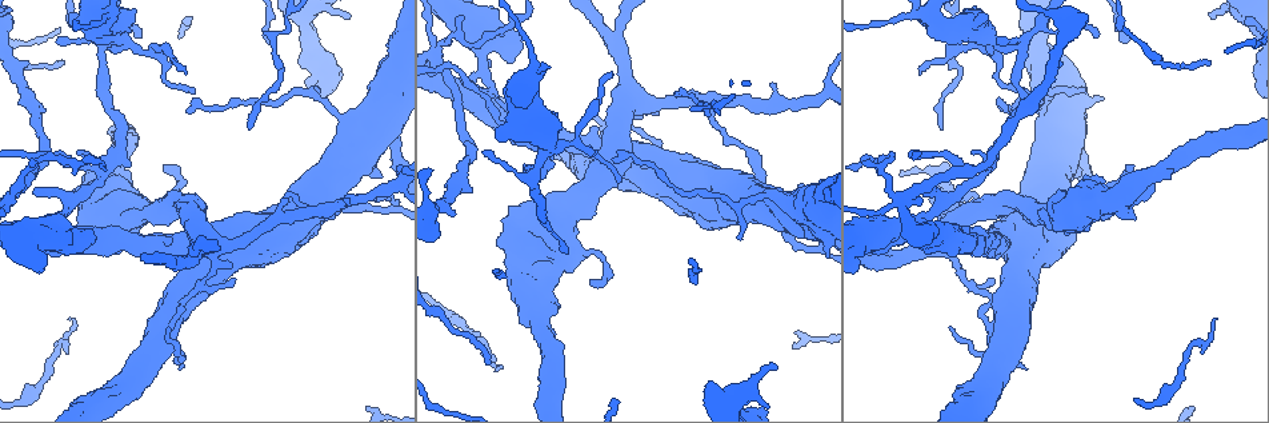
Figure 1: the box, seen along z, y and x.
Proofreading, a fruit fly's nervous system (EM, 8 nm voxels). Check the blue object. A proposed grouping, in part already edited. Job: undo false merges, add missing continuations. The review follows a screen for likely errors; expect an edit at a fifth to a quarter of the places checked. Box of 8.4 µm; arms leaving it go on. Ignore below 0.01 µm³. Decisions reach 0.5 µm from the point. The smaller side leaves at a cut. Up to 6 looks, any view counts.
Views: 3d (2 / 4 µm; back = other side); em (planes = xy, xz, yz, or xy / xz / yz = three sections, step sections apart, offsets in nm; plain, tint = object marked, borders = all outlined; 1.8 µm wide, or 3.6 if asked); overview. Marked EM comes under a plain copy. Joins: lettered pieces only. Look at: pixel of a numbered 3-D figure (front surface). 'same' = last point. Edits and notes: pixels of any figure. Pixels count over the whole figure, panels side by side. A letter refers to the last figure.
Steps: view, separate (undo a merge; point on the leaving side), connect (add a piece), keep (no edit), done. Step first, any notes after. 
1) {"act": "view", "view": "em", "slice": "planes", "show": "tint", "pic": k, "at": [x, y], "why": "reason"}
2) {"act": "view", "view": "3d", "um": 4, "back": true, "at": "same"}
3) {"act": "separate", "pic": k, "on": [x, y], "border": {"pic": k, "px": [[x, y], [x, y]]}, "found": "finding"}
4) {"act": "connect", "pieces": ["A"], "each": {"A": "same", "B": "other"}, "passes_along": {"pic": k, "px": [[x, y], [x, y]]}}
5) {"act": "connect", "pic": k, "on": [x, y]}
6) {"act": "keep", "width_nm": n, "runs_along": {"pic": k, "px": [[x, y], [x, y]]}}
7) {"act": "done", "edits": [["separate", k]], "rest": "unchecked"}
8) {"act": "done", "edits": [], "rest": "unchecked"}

{"act": "view", "view": "3d", "um": 4, "back": true, "pic": 1, "at": [133, 204], "why": "thick turns thin"}

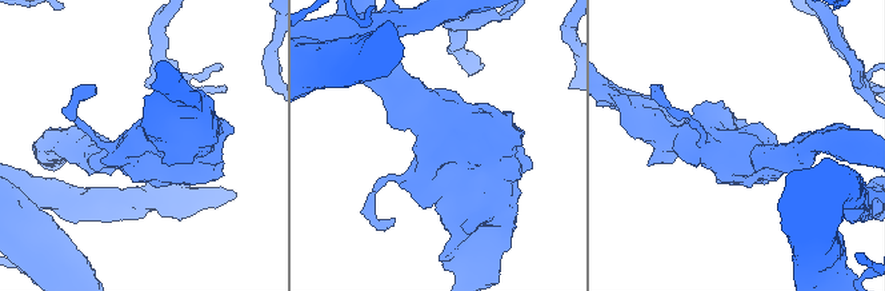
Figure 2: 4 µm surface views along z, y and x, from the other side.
{"act": "view", "view": "em", "um": 3.6, "slice": "xy", "step": 4, "show": "tint", "pic": 2, "at": [725, 142]}

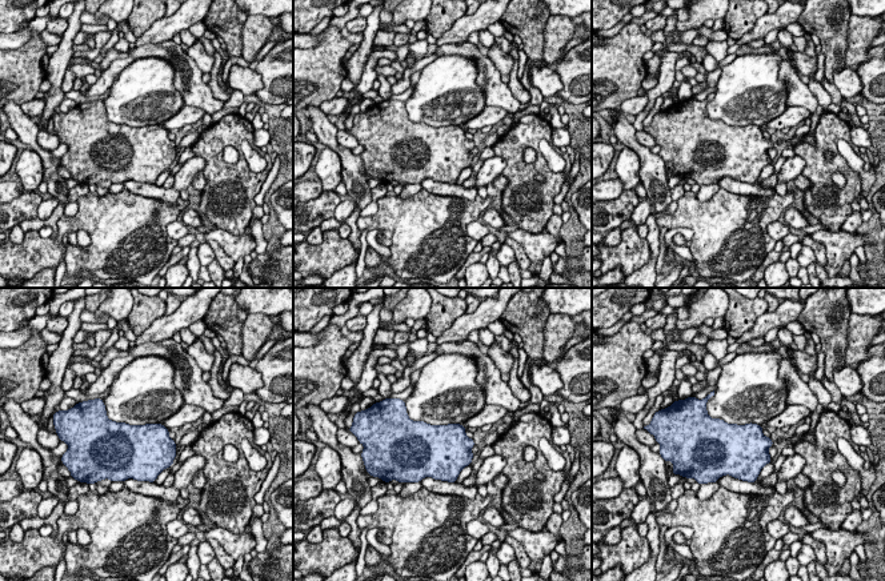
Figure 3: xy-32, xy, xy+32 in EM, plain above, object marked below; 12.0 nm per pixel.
{"act": "view", "view": "em", "um": 3.6, "slice": "planes", "show": "borders", "at": "same"}

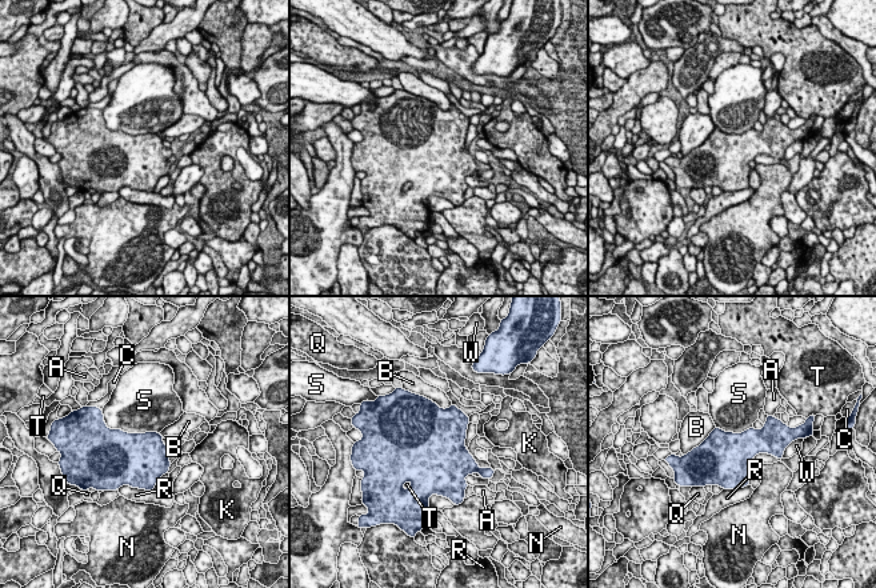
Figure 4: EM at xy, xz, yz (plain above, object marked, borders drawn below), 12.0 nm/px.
{"act": "keep", "each": {"A": "other", "B": "other", "C": "other", "K": "other", "N": "other", "Q": "other", "R": "other", "S": "other", "T": "other", "W": "other"}, "border": {"pic": 4, "px": [[103, 419], [111, 428], [159, 434]]}, "found": "all the same neuron"}

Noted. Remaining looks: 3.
{"act": "view", "view": "3d", "um": 4, "pic": 1, "at": [99, 170], "why": "three arms meet"}

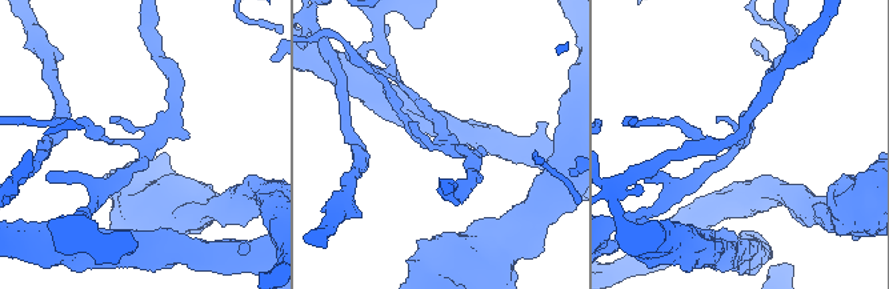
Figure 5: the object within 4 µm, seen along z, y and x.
{"act": "view", "view": "em", "slice": "planes", "show": "borders", "pic": 5, "at": [739, 143], "why": "now the EM"}

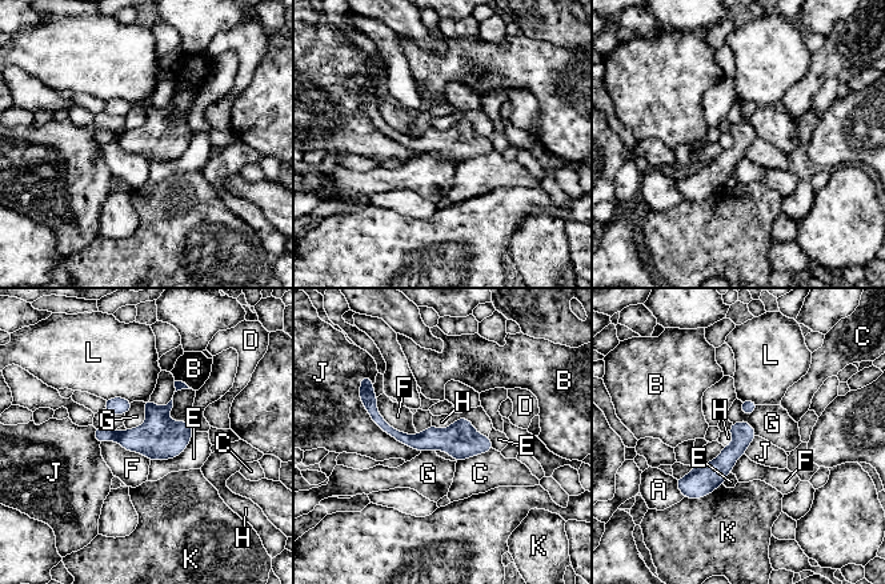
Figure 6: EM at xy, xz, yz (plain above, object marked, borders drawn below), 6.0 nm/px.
{"act": "keep", "each": {"A": "other", "B": "other", "C": "other", "D": "other", "E": "other", "F": "other", "G": "other", "H": "other", "J": "other", "K": "other", "L": "other"}, "found": "continuous, no second neuron"}

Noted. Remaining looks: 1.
{"act": "done", "edits": [], "rest": "unchecked"}

